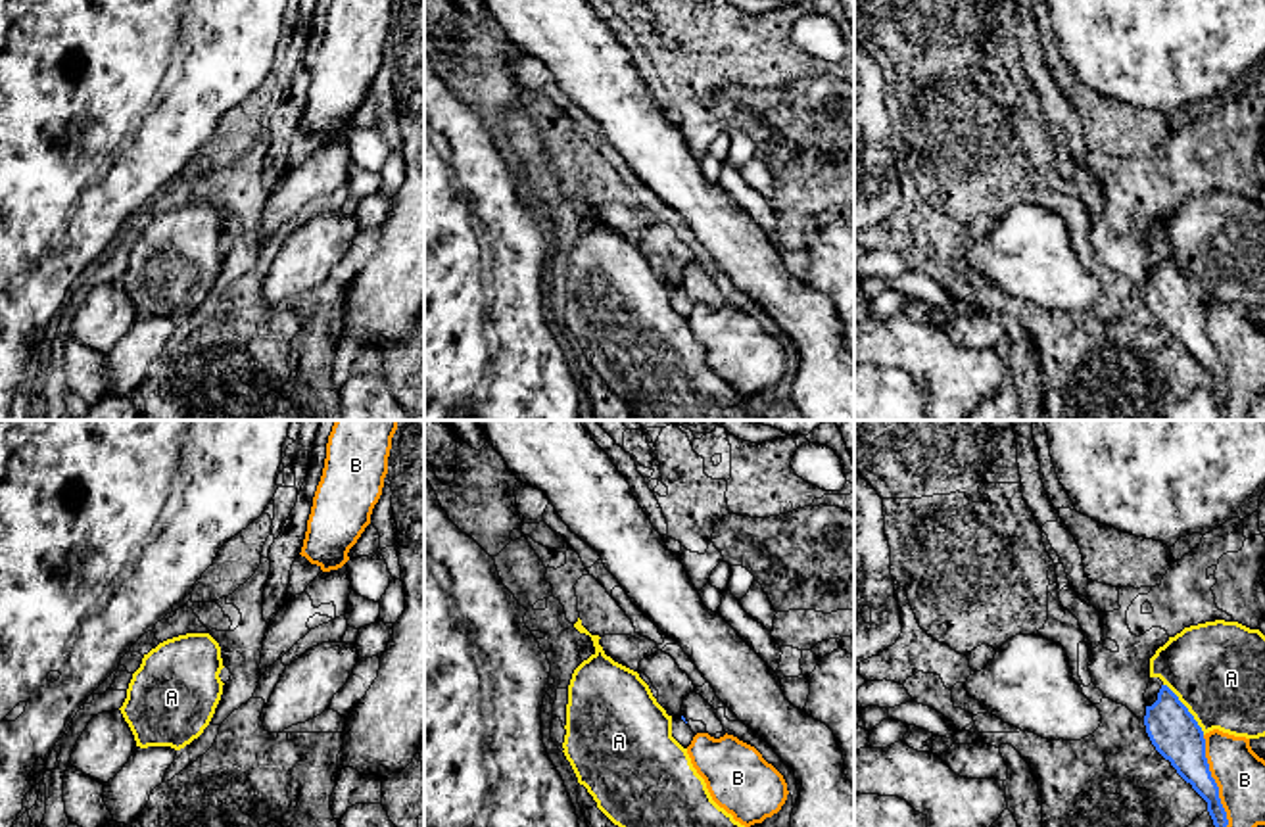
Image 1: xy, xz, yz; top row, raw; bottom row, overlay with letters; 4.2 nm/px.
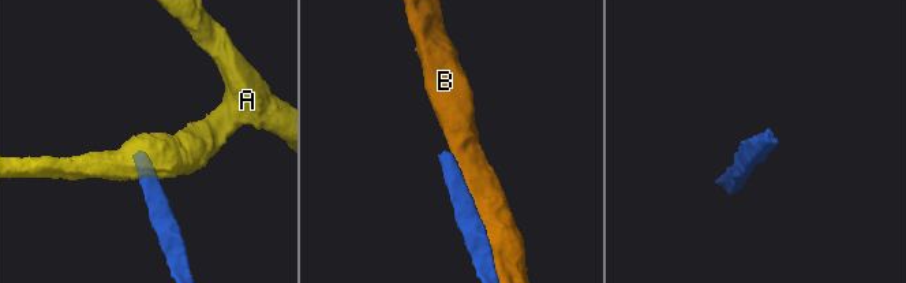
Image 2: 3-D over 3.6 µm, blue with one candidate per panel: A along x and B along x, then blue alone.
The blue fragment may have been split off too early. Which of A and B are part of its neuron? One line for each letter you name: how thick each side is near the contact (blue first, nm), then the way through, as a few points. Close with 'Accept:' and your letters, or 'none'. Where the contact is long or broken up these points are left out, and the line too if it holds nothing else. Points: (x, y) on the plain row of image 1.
Accept: none

